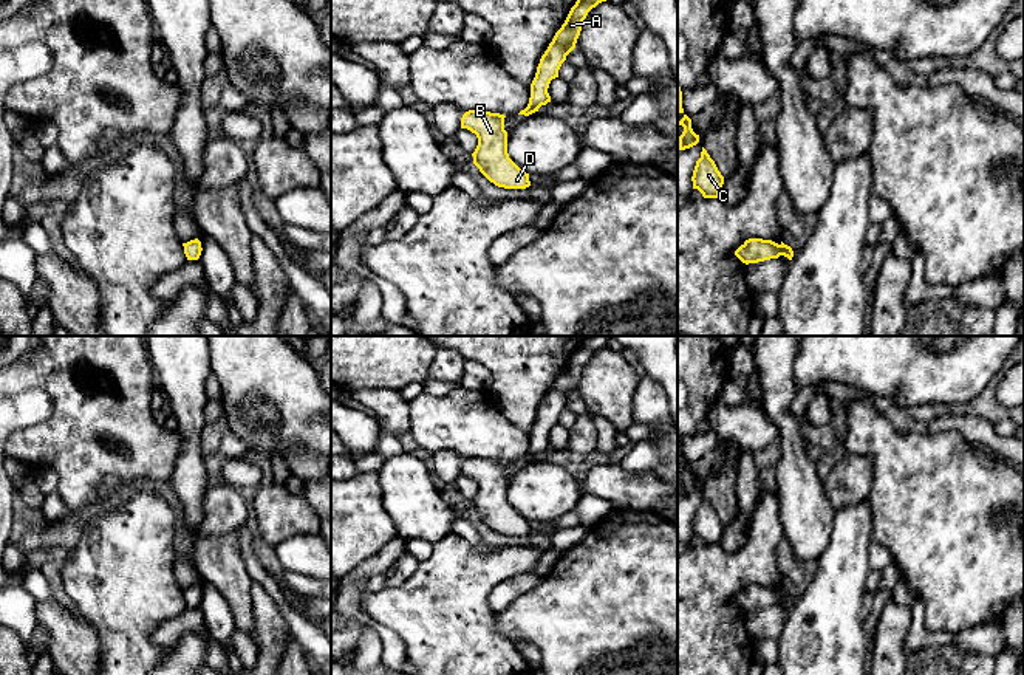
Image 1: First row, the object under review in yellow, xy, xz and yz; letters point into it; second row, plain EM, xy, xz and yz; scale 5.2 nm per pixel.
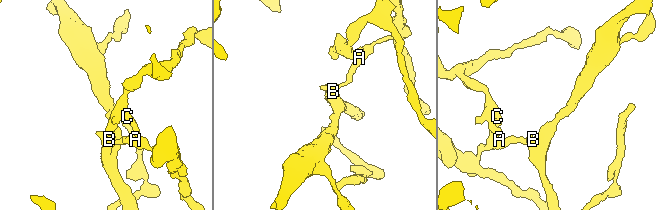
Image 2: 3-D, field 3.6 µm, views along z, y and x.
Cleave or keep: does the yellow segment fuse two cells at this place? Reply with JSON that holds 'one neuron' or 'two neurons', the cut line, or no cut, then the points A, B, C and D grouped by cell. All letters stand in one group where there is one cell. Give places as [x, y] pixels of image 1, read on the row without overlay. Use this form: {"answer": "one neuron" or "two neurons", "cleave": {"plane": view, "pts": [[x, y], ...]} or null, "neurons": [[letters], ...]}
{"answer": "two neurons", "cleave": {"plane": "xz", "pts": [[531, 443], [531, 448], [540, 452]]}, "neurons": [["A", "C"], ["B", "D"]]}

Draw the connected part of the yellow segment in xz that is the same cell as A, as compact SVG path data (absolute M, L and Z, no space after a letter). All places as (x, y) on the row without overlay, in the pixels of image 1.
M585 336L571 355L565 370L555 379L552 389L544 398L544 409L538 410L535 424L531 430L531 444L534 452L544 452L548 435L552 426L558 424L558 416L566 403L575 395L582 378L582 370L588 359L599 350L608 347L608 336Z

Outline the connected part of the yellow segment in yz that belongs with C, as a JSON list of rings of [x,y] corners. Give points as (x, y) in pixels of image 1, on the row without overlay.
[[[704,494],[701,505],[696,508],[691,528],[693,536],[698,536],[704,545],[719,543],[721,534],[724,531],[724,523]]]

